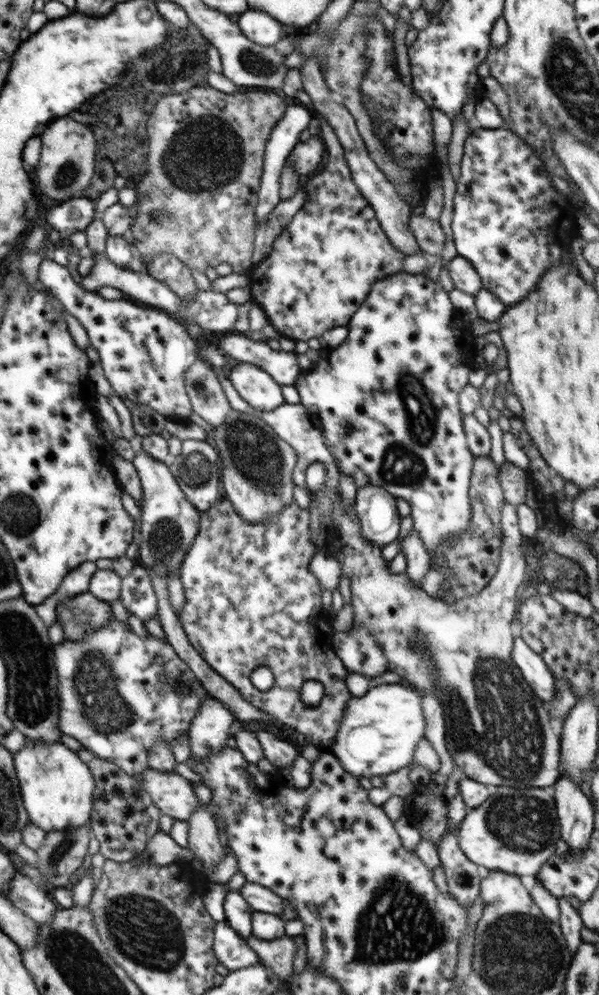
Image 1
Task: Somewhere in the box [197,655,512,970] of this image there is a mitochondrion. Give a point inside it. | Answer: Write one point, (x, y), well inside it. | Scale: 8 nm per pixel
(397, 923)

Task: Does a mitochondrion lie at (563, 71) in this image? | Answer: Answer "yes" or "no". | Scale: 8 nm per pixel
yes

